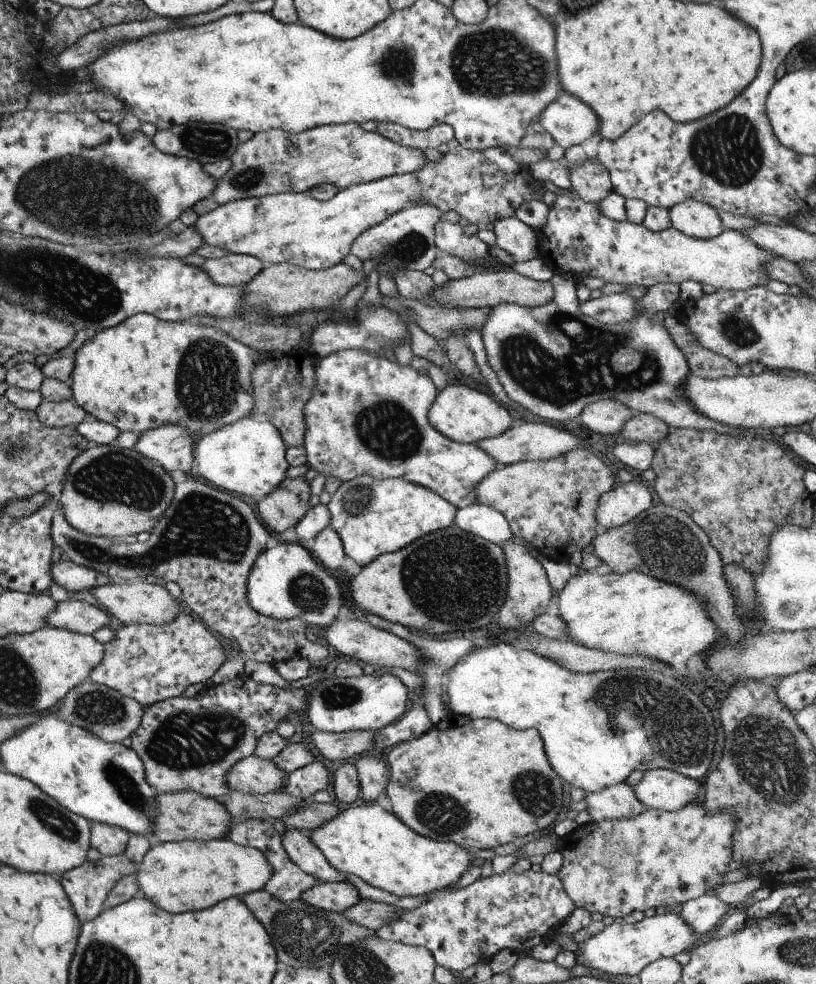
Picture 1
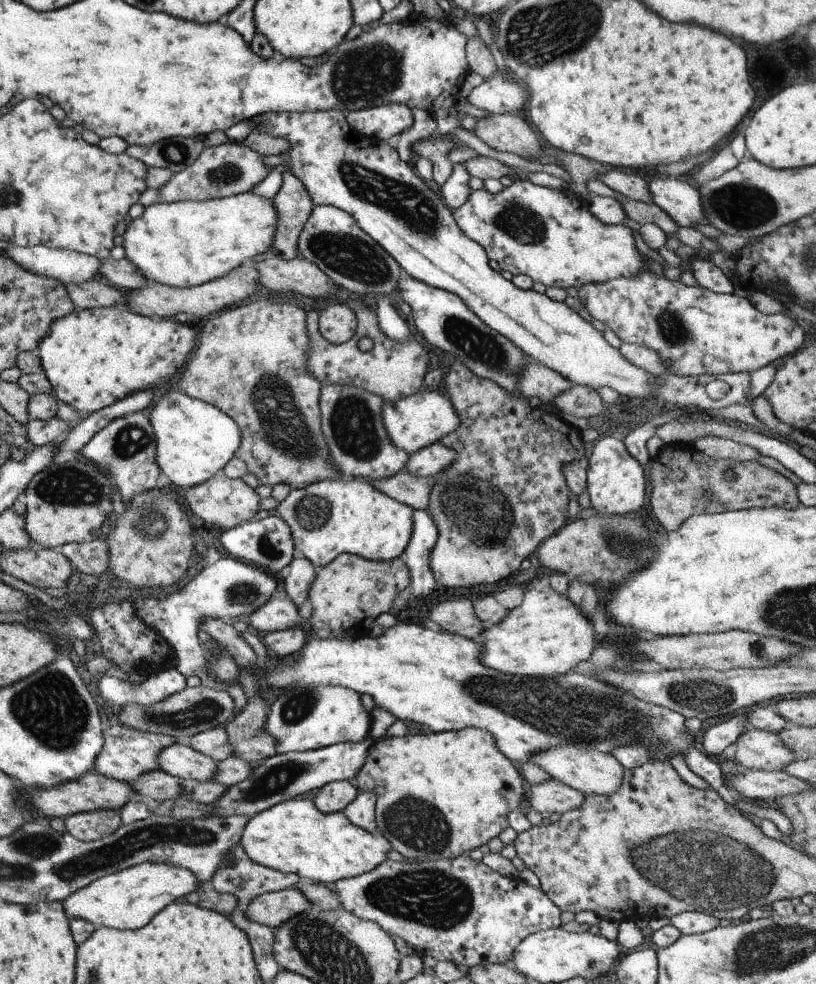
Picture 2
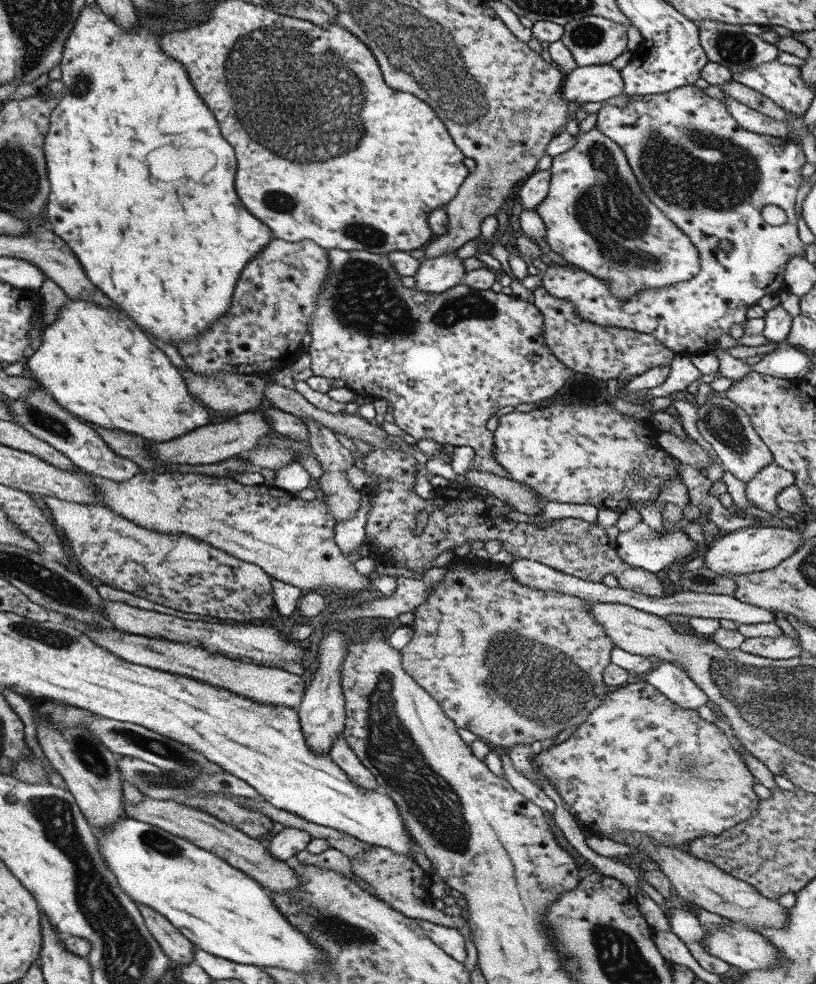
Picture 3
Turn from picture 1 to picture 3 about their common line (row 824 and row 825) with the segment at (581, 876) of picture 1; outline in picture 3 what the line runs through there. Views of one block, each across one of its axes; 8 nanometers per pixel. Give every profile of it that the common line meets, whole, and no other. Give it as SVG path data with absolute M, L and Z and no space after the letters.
M629 681L618 689L607 693L596 706L573 730L566 734L562 742L547 747L537 755L529 756L529 761L536 766L538 772L545 776L545 780L556 790L561 801L569 805L571 812L574 812L581 821L581 824L589 830L590 834L599 838L609 838L609 836L618 836L620 830L630 830L648 836L650 840L657 844L679 846L685 844L694 838L703 835L719 835L721 832L741 824L750 817L751 810L757 808L760 801L757 794L753 792L753 783L757 782L749 773L745 762L741 759L738 752L733 750L729 741L713 723L704 721L695 709L687 710L676 705L664 694L661 694L654 686L645 681Z

